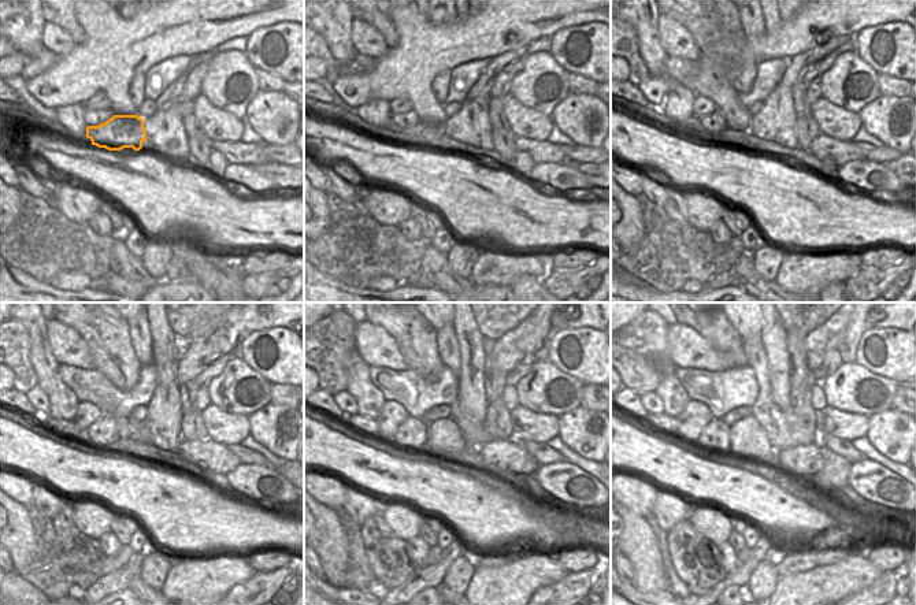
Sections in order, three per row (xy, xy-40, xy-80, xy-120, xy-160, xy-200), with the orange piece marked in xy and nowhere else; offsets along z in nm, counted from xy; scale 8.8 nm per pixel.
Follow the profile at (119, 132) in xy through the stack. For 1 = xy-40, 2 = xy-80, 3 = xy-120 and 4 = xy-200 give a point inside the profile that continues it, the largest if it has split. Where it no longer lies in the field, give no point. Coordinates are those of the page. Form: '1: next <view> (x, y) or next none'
1: next xy-40 (422, 134)
2: next xy-80 (692, 127)
3: next xy-120 (69, 429)
4: next xy-200 (670, 425)

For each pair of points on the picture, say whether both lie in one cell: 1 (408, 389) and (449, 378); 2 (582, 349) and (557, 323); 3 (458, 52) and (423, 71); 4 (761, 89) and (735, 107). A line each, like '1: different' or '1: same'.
1: same
2: different
3: same
4: different

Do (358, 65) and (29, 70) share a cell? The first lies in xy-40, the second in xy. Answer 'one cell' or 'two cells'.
one cell

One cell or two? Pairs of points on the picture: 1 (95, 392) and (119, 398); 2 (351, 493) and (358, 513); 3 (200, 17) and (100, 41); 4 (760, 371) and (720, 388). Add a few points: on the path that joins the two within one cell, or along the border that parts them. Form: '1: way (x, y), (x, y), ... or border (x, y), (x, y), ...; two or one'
1: way (100, 392), (107, 398), (114, 398); one
2: way (355, 498), (358, 508); one
3: way (175, 26), (162, 29), (143, 41), (125, 41); one
4: border (748, 364), (755, 374), (759, 388), (753, 404); two

